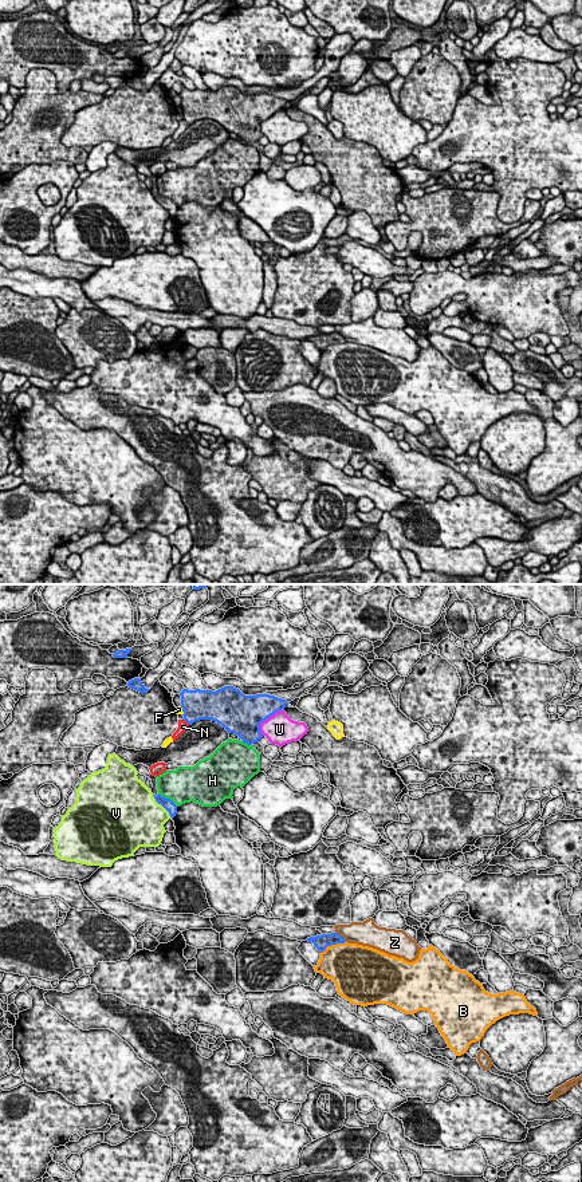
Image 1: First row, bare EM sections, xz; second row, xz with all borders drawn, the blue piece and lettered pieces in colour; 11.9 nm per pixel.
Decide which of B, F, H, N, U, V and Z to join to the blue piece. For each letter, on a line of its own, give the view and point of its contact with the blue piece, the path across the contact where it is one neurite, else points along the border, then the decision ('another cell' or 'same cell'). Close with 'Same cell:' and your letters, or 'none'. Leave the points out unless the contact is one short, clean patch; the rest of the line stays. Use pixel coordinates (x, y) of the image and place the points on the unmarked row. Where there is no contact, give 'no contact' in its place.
B: meets blue in xz at (331, 343); another cell
F: meets blue in xz at (183, 110); another cell
H: meets blue in xz at (168, 199); another cell
N: meets blue in xz at (187, 121); border along xz (183, 118), (189, 123); another cell
U: meets blue in xz at (266, 118); another cell
V: meets blue in xz at (162, 205); another cell
Z: meets blue in xz at (341, 335); another cell
Same cell: none

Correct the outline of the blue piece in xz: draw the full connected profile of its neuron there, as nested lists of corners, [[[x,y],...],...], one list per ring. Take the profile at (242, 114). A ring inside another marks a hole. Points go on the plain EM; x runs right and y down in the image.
[[[224,86],[216,91],[182,88],[180,95],[182,119],[189,125],[200,119],[216,121],[248,145],[259,142],[263,137],[260,123],[288,103],[270,94],[244,95],[233,86]]]

